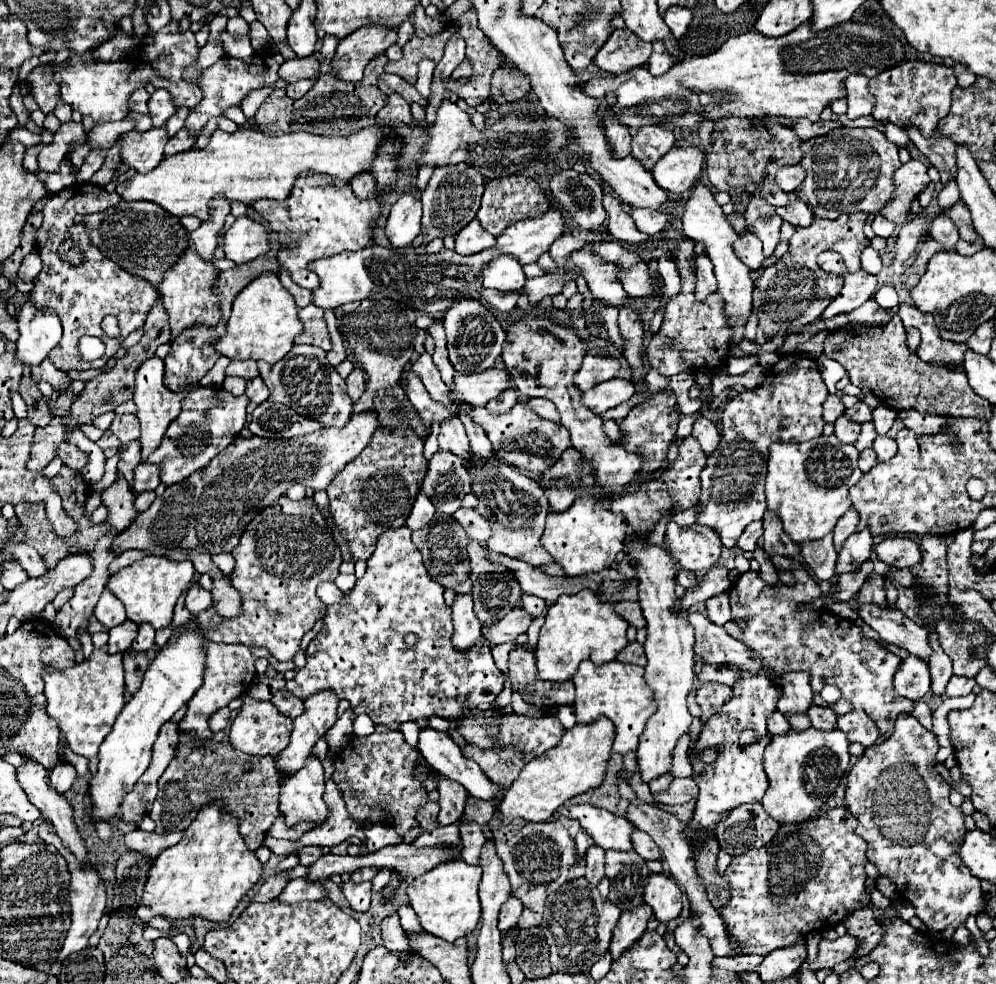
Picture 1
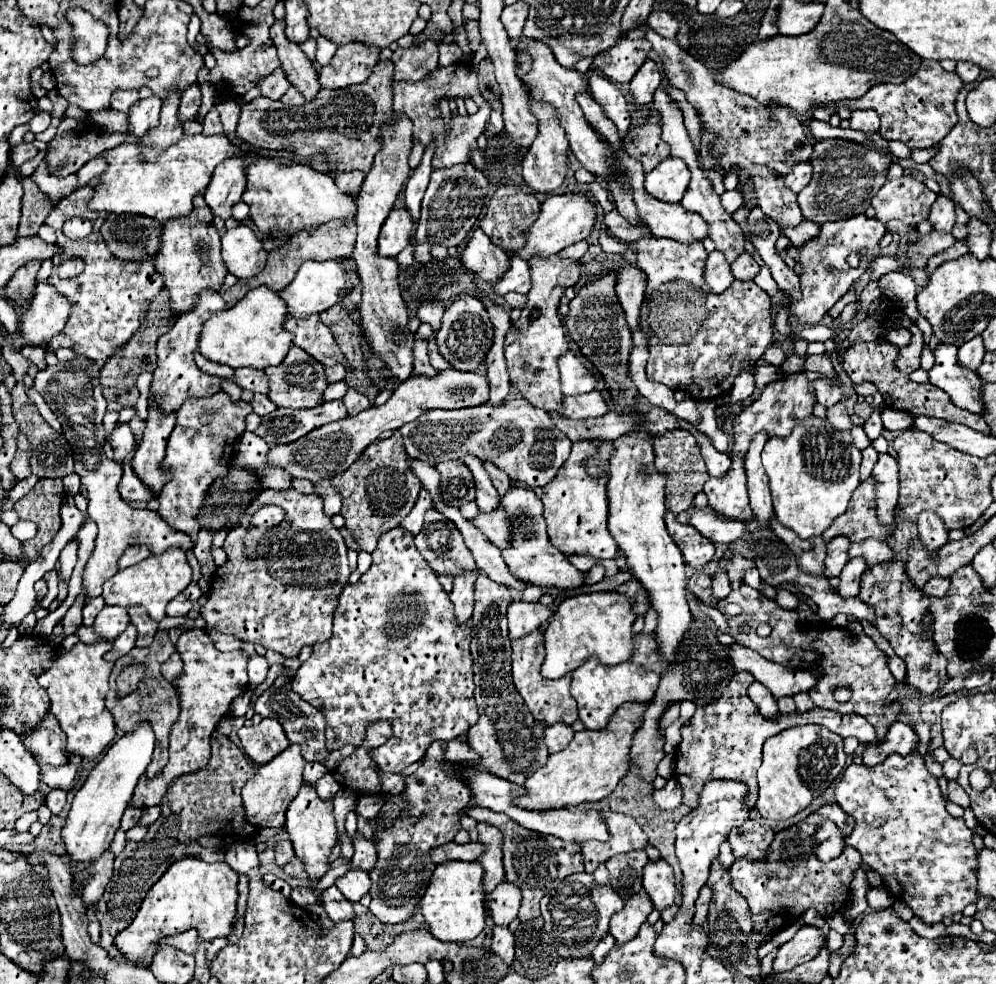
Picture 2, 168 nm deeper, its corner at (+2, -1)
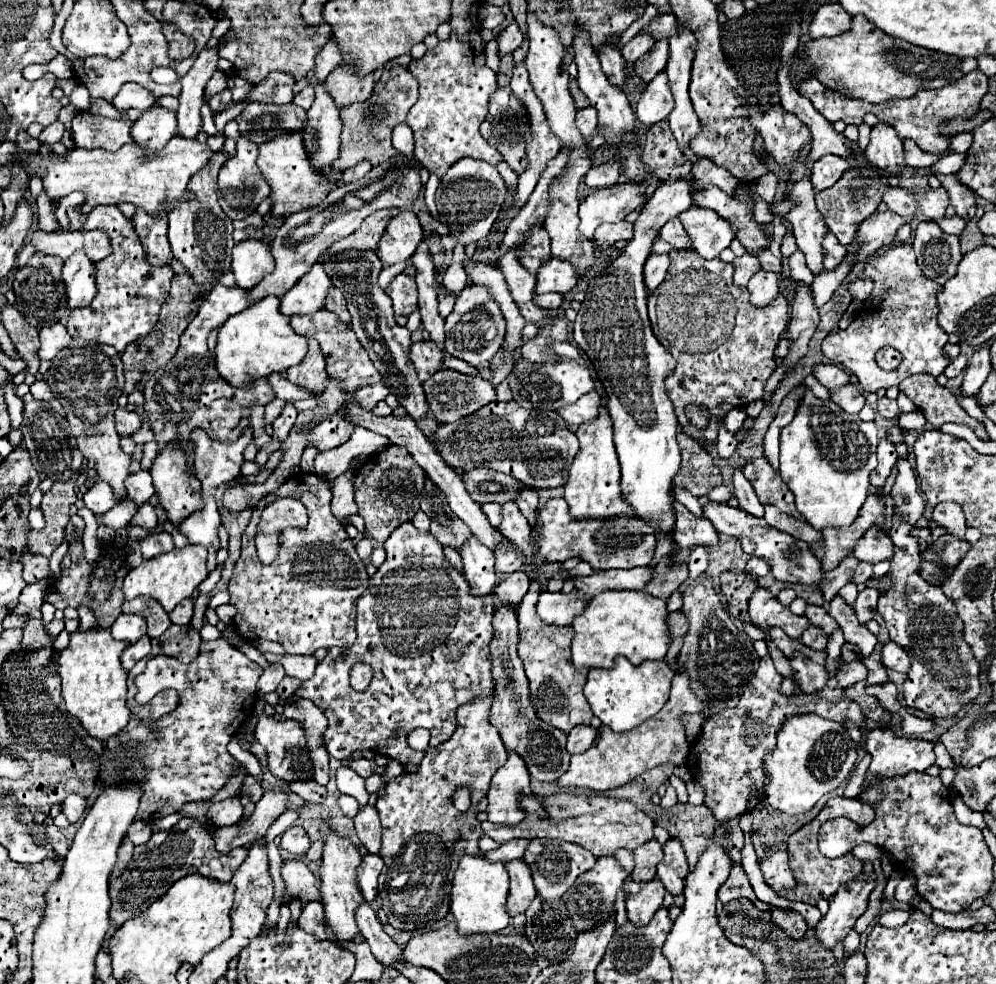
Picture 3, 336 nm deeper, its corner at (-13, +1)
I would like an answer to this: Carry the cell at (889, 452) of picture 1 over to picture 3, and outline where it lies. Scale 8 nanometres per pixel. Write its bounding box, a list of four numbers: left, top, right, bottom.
[879,515,979,719]

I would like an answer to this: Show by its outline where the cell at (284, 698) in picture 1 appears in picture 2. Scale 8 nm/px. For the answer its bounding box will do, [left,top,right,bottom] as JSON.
[254,687,326,761]

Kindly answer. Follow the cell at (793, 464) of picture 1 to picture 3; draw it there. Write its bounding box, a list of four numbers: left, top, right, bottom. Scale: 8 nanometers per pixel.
[779,391,877,531]

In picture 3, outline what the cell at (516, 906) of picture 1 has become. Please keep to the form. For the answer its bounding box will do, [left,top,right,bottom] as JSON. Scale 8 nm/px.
[505,859,537,917]

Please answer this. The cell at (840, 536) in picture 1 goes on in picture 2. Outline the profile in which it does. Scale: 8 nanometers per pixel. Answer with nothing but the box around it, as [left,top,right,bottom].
[824,535,850,577]

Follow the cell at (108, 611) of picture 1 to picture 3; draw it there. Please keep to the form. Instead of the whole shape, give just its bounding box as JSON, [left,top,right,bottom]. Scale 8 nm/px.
[111,615,147,643]

